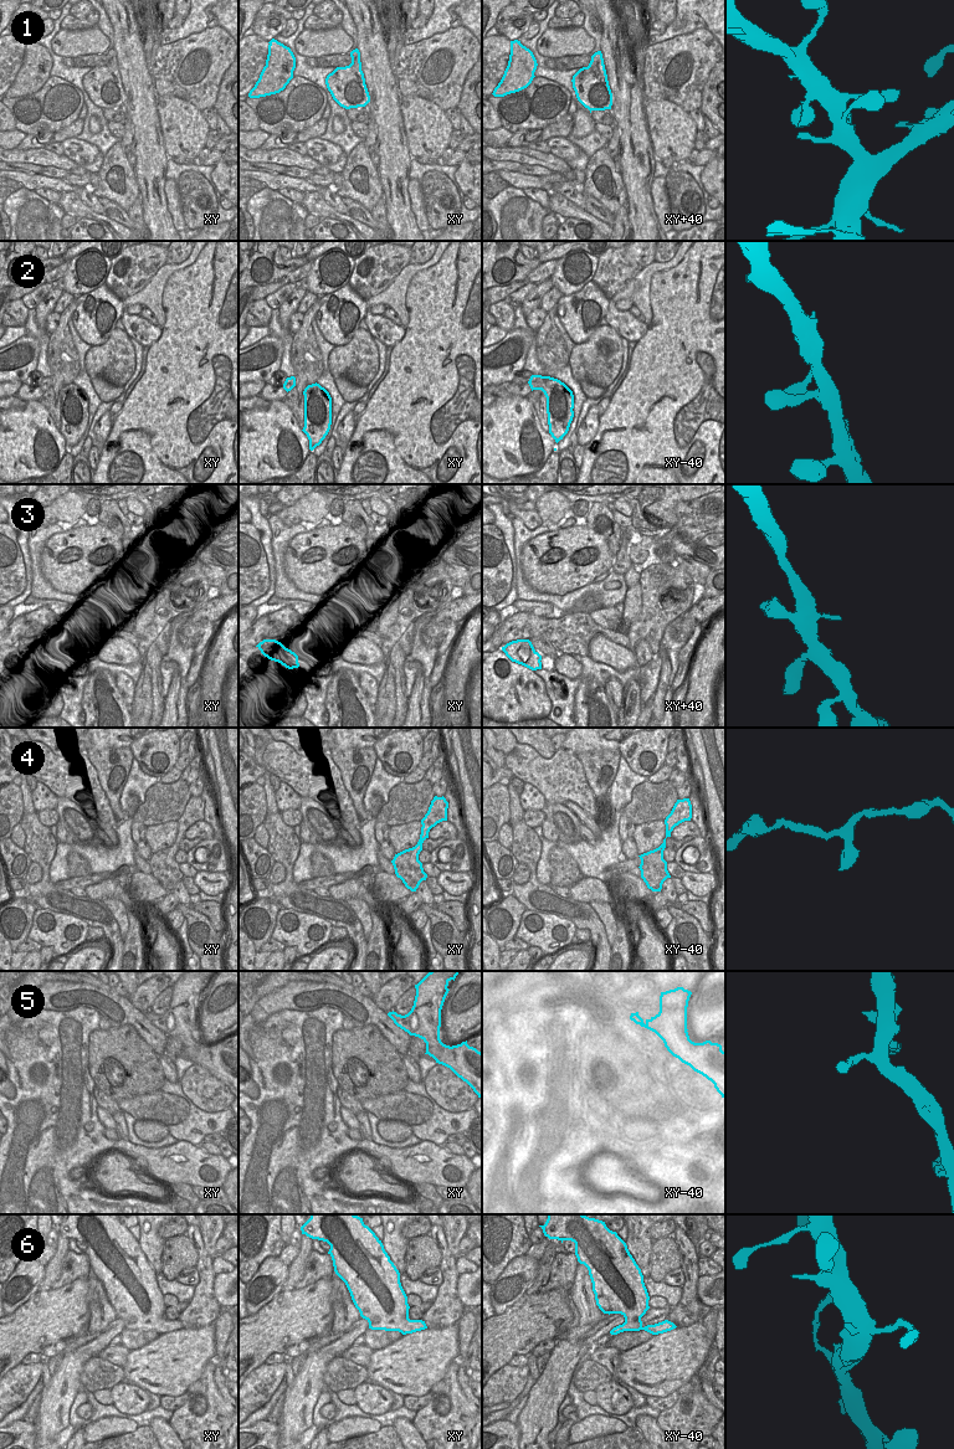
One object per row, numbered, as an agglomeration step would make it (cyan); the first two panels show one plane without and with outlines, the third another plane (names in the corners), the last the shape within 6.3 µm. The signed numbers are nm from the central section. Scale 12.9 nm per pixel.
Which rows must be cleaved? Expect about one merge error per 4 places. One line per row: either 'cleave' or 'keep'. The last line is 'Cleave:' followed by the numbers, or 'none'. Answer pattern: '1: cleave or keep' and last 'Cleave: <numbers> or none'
1: keep
2: keep
3: keep
4: keep
5: keep
6: keep
Cleave: none

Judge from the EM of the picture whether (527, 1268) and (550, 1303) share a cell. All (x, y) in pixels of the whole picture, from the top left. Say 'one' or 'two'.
two

